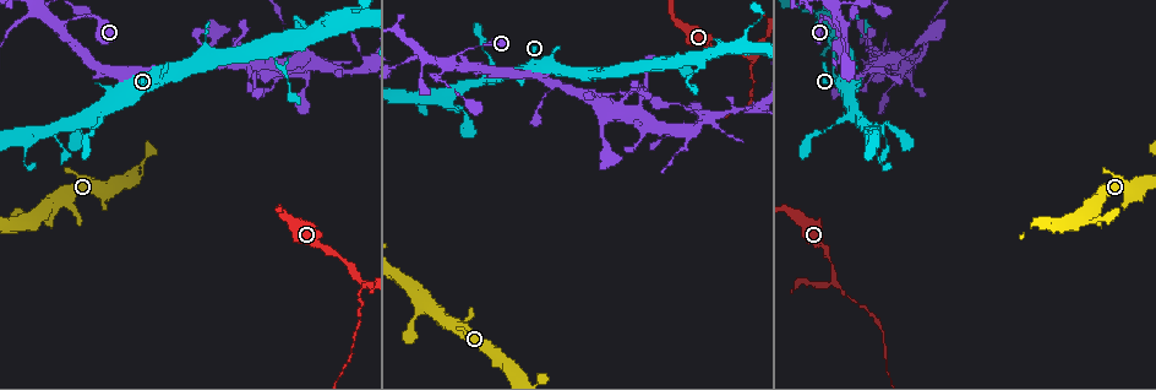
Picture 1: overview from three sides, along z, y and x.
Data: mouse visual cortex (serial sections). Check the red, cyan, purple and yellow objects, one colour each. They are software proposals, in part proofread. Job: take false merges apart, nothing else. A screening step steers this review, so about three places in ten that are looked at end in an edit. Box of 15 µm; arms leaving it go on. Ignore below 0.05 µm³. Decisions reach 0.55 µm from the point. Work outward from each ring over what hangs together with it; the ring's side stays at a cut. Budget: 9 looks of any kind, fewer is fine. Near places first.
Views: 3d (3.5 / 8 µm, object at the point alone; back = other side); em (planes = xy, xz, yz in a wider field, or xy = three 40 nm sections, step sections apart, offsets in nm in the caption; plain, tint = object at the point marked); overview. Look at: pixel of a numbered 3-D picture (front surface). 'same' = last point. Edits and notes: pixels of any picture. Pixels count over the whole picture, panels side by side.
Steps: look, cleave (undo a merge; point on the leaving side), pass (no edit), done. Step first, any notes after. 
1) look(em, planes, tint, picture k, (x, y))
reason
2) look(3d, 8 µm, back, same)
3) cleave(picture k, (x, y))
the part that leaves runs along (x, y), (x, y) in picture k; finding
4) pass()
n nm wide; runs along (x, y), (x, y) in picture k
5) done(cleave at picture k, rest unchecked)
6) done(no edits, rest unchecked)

look(3d, 3.5 µm, picture 1, (756, 61))
three-way junction

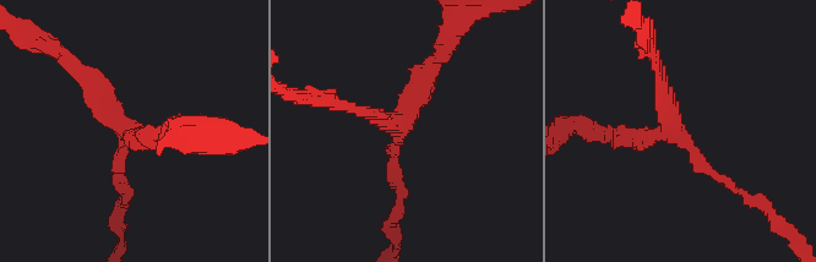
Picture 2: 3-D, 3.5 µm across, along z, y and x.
look(em, planes, tint, picture 2, (674, 129))
3 arms; arms of 150, 150, 300 nm

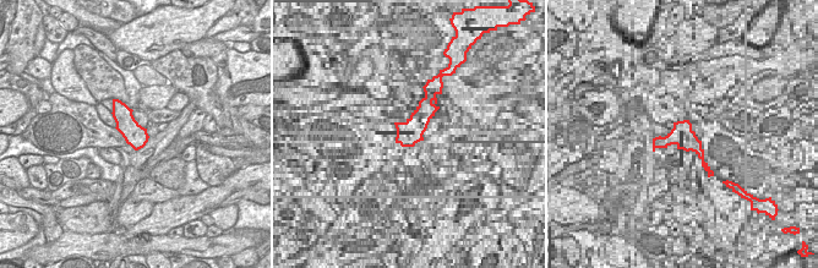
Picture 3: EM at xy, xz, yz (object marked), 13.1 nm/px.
pass()
runs along (72, 64), (125, 127), (163, 135) in picture 2; continuous, no second cell

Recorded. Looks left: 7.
look(3d, 3.5 µm, picture 1, (834, 55))
three arms meet

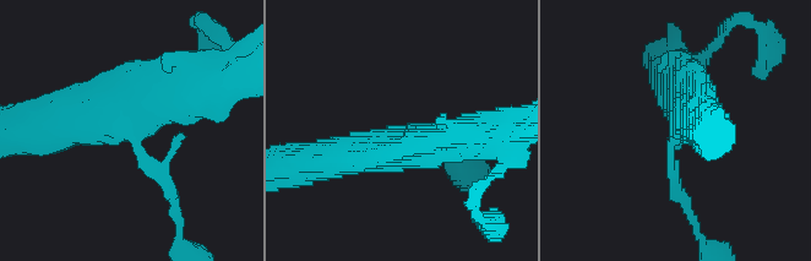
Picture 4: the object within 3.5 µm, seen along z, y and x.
look(em, xy, step 2, tint, picture 4, (131, 130))
3 arms; arms of 150, 500, 500 nm

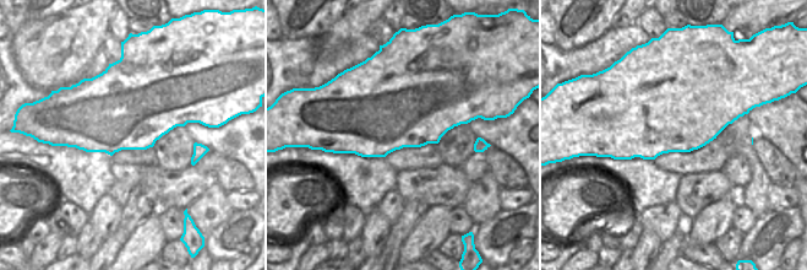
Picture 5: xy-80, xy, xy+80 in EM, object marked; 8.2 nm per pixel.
pass()
one cell here

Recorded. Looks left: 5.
look(3d, 3.5 µm, picture 1, (450, 58))
four arms meet

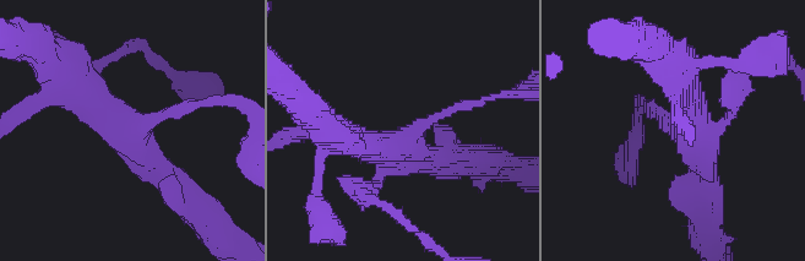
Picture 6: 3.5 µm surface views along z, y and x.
look(em, xy, step 2, tint, picture 6, (414, 137))
4 arms; arms of 150, 200, 300, 400 nm; shape alone is not enough

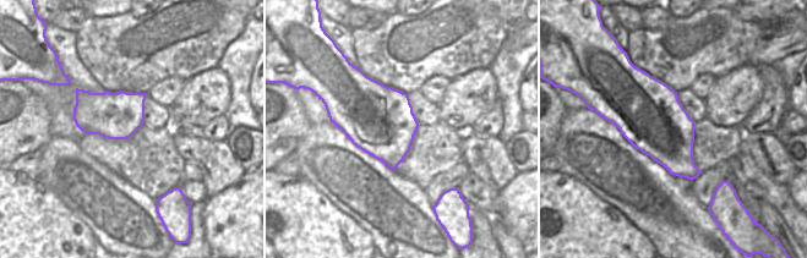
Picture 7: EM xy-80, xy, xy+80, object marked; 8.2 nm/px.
pass()
runs along (647, 104), (695, 146), (703, 191) in picture 6; continuous, no second cell

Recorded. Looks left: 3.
look(3d, 3.5 µm, picture 1, (301, 68))
narrows sharply

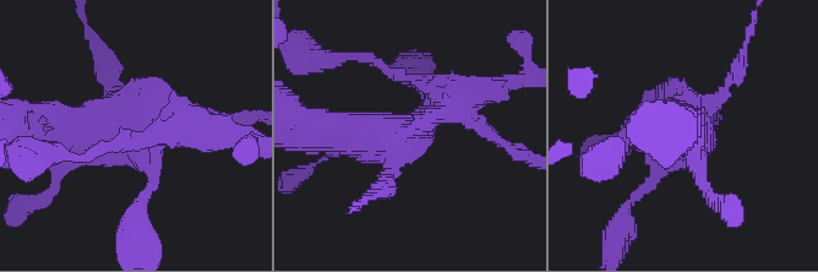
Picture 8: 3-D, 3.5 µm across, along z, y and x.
look(em, xy, step 2, tint, same)
4 arms; arms of 150, 150, 400, 450 nm; need the tissue

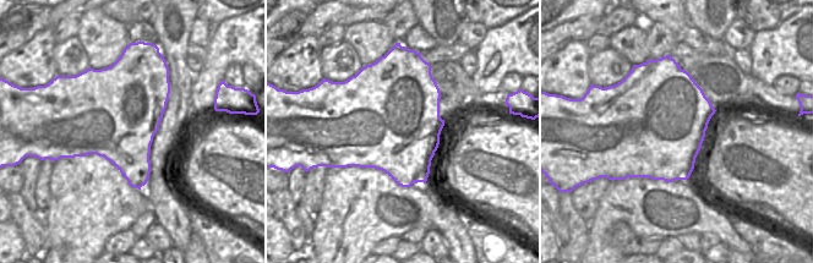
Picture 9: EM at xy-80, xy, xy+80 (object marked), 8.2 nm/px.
pass()
runs along (320, 134), (402, 137), (465, 93) in picture 8; one cell here

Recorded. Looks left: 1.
done(no edits, rest unchecked)

